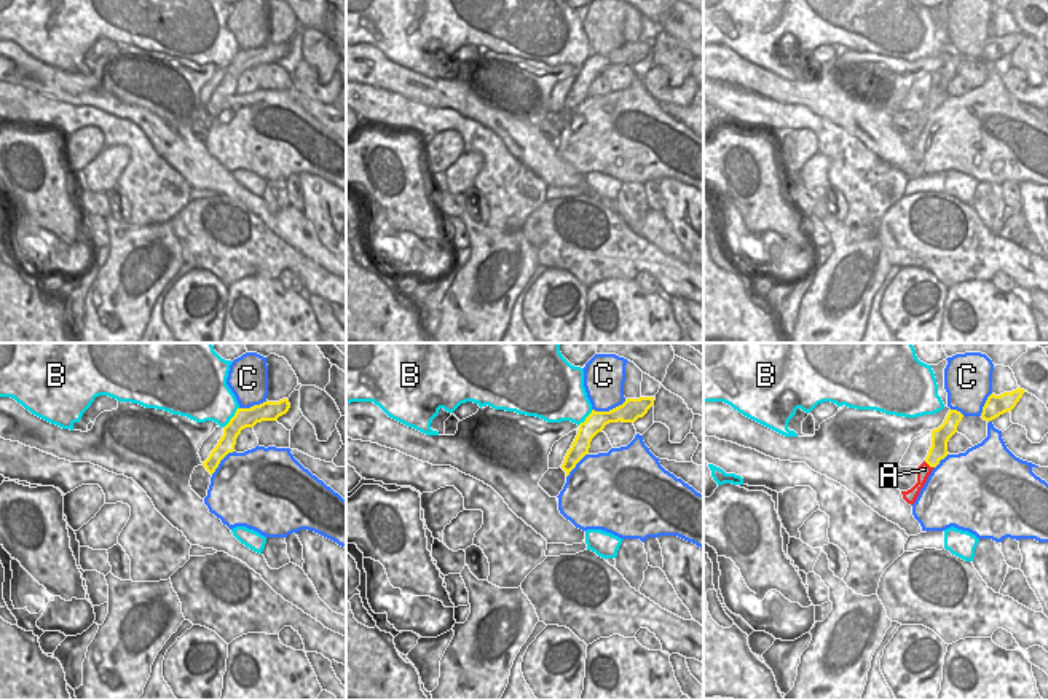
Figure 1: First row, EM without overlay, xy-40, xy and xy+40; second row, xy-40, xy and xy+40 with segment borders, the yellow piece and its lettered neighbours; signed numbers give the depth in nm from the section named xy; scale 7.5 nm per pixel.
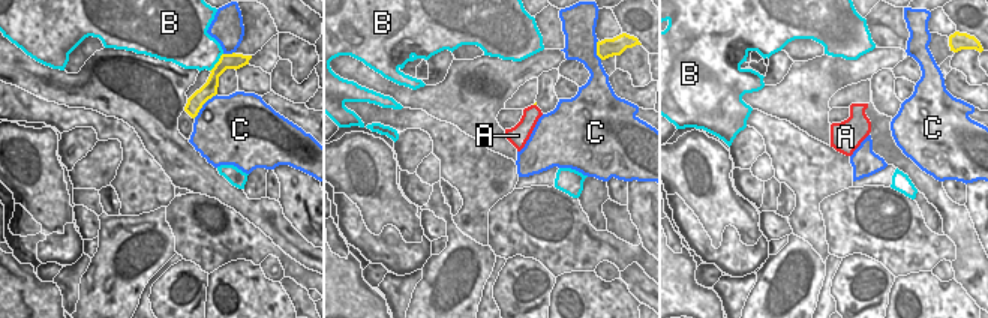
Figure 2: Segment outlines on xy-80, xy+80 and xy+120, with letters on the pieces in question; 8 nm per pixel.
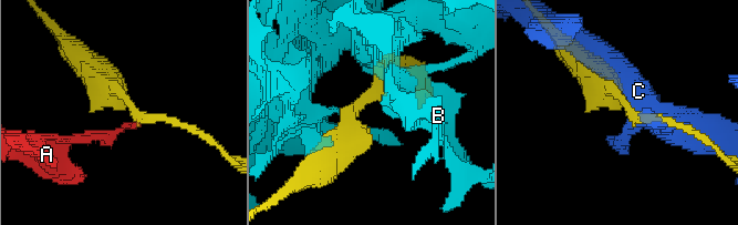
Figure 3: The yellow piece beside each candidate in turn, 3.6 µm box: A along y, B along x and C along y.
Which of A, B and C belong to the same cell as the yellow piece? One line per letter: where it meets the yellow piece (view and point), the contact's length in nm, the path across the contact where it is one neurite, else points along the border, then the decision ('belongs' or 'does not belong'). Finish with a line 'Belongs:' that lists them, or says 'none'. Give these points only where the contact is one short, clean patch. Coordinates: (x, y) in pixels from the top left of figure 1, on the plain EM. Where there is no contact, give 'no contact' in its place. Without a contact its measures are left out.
A: meets yellow in xy+40 at (929, 107); contact 90 nm long; border along xy+40 (924, 104), (932, 110); does not belong
B: meets yellow in xy-40 at (232, 61); contact 200 nm long; does not belong
C: meets yellow in xy at (610, 53); contact 280 nm long; does not belong
Belongs: none

